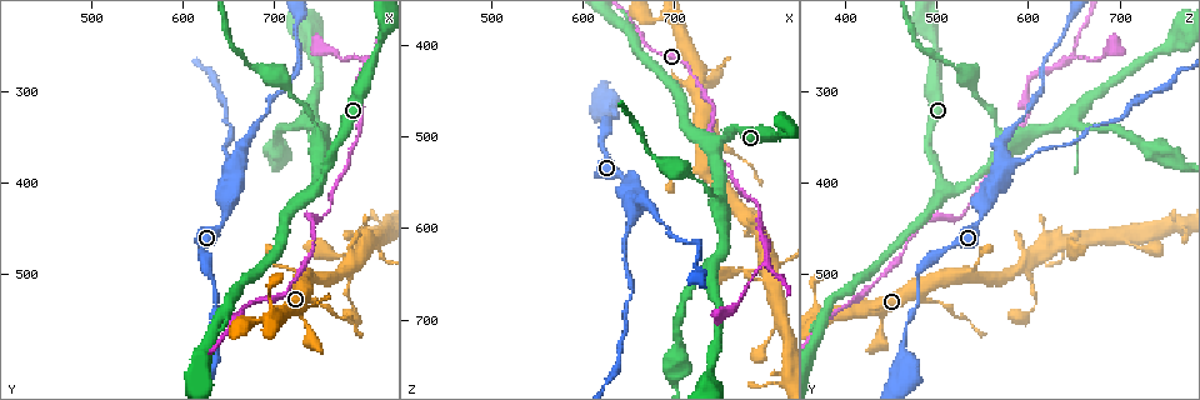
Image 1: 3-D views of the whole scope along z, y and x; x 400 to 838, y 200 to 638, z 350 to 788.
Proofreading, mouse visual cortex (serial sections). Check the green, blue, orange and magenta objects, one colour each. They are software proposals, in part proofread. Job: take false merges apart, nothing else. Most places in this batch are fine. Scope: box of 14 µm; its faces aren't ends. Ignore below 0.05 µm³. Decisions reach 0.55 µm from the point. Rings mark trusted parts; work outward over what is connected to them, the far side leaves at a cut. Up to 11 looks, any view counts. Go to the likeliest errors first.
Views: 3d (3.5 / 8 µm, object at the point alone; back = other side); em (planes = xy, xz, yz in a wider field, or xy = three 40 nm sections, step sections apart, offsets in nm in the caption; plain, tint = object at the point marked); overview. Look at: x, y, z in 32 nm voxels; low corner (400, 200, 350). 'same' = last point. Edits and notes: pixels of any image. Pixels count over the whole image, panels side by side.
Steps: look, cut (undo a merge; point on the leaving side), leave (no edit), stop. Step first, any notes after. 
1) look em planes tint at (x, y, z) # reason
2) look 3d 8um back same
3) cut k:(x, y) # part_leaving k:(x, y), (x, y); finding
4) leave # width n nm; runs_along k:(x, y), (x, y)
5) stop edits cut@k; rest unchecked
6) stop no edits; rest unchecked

look 3d 3.5um at (735, 520, 480) # thin arm on a thick one

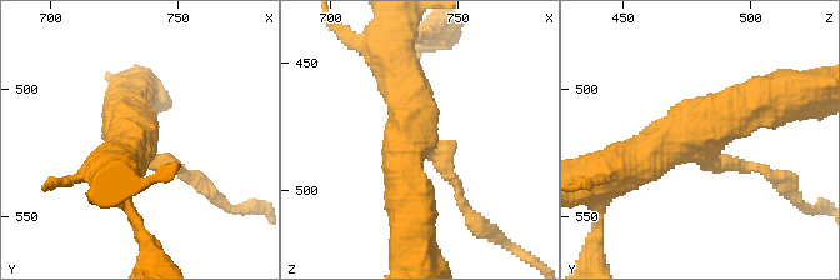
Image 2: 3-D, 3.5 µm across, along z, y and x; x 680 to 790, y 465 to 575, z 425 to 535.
look em xy step 1 tint at (736, 526, 483)

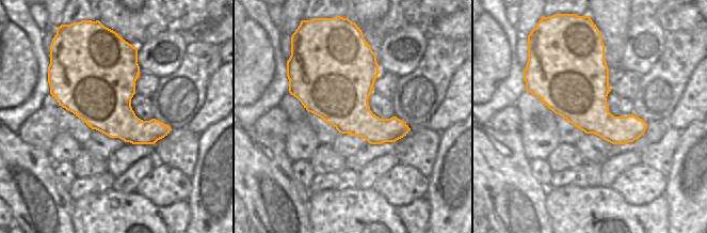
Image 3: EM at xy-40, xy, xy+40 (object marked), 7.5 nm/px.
cut 2:(751, 166) # part_leaving 2:(718, 163), (761, 168), (798, 198); a second cell is stuck on

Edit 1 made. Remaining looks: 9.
look overview # see it whole again

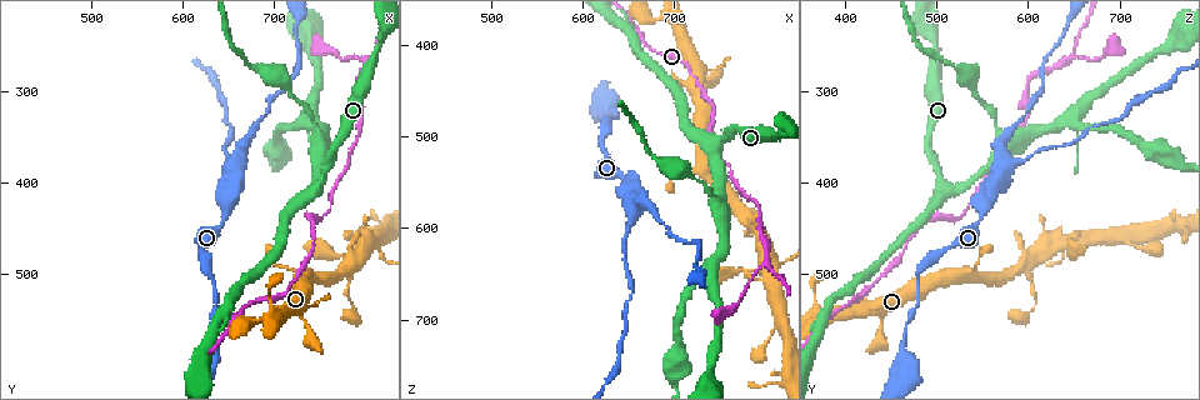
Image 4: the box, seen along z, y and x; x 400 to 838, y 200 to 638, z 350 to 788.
look 3d 8um at (740, 335, 565) # thin neck

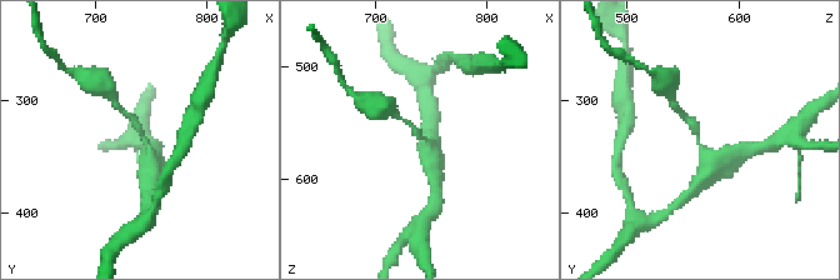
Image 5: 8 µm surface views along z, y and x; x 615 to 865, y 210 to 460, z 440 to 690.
look em xy step 5 tint at (740, 330, 562) # arm_widths 150, 400 nm

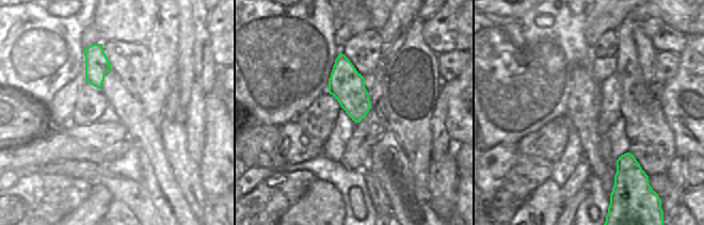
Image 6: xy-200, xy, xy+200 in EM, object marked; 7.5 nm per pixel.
leave # runs_along 5:(713, 168), (695, 125), (680, 111); one cell here

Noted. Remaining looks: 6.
look 3d 3.5um at (800, 265, 640) # three arms meet

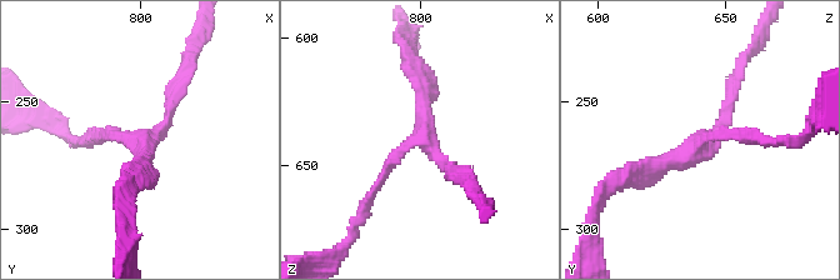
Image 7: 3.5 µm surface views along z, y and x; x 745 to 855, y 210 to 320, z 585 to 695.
look em xy step 3 tint at (799, 268, 640) # arms 3; arm_widths 150, 150, 200 nm; shape alone is not enough

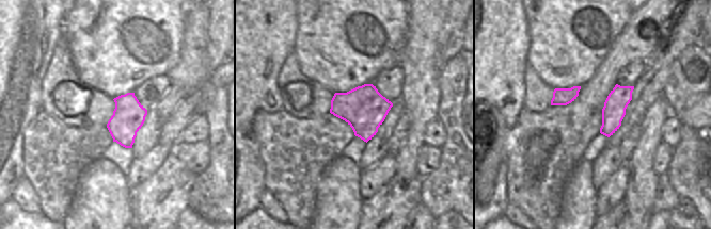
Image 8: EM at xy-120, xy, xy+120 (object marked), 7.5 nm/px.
leave # width 340 nm; runs_along 7:(415, 68), (423, 135), (369, 199); one cell here

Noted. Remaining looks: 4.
look 3d 3.5um at (810, 470, 635)

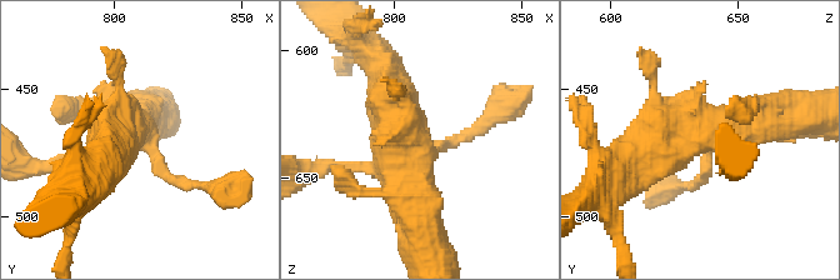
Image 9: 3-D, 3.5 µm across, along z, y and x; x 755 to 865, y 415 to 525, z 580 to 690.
look em planes tint at (810, 469, 639) # shape alone is not enough

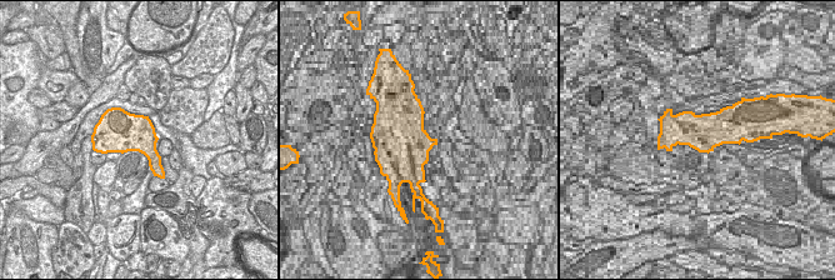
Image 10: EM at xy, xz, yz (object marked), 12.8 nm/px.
leave # width 500 nm; runs_along 9:(640, 164), (685, 130), (784, 115); all the same cell

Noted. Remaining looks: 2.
stop edits cut@2; rest unchecked

